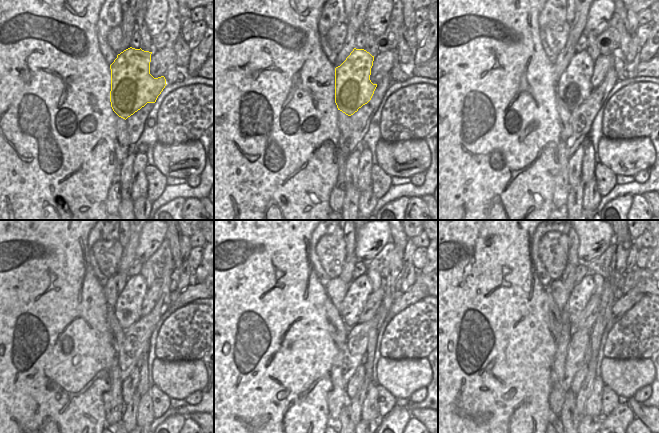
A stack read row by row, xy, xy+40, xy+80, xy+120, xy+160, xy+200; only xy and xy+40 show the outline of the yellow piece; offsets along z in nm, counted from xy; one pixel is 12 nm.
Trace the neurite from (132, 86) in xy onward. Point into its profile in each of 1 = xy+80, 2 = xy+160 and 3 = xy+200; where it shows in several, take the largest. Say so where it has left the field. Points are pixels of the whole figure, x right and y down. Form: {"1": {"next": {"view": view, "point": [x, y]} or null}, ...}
{"1": {"next": {"view": "xy+80", "point": [574, 86]}}, "2": {"next": {"view": "xy+160", "point": [359, 290]}}, "3": {"next": {"view": "xy+200", "point": [582, 292]}}}

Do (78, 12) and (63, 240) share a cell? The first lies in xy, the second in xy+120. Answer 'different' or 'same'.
same

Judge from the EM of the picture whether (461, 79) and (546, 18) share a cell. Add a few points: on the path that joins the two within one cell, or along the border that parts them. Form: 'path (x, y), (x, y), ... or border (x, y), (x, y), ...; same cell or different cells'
border (541, 10), (538, 26), (543, 46); different cells

